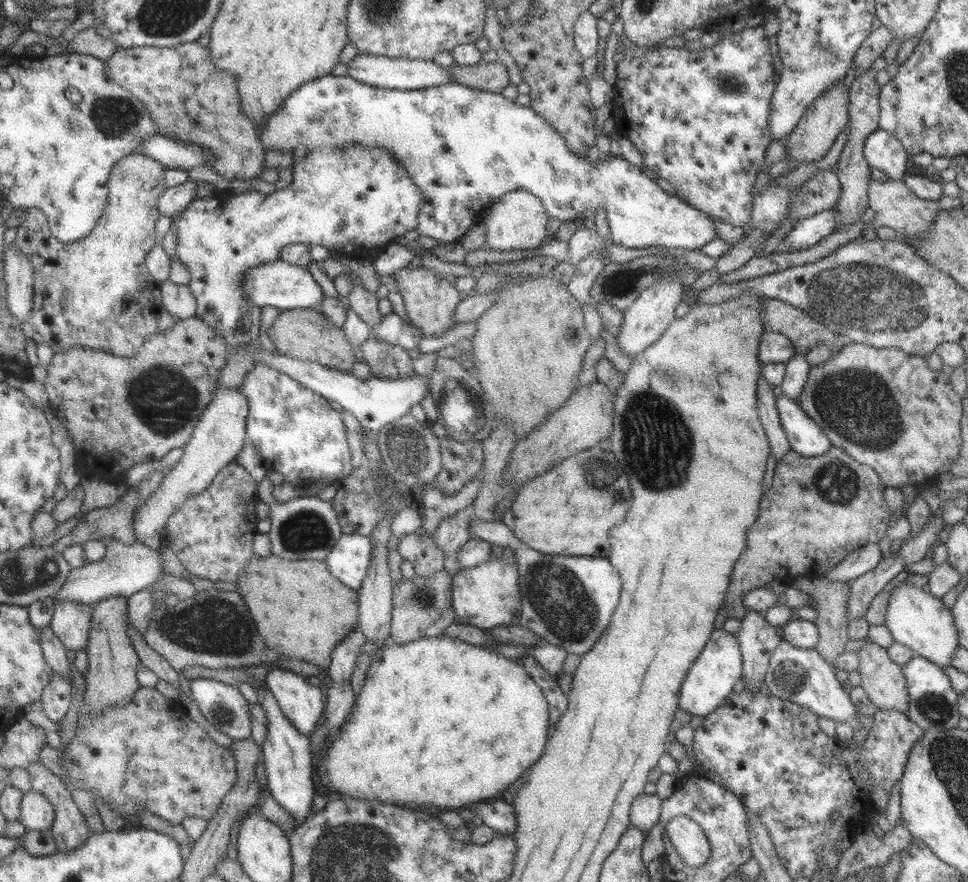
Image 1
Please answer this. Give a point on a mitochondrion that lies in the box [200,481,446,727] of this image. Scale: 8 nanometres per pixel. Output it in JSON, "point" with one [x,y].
{"point":[305,531]}

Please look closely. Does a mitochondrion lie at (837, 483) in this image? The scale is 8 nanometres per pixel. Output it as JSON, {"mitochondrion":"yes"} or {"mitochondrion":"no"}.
{"mitochondrion":"yes"}

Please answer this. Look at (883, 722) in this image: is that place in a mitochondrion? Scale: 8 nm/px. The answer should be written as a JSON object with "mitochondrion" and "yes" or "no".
{"mitochondrion":"no"}

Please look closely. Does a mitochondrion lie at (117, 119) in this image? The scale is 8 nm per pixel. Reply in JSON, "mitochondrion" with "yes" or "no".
{"mitochondrion":"yes"}

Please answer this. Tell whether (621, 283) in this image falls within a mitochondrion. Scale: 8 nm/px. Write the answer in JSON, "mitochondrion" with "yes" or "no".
{"mitochondrion":"yes"}

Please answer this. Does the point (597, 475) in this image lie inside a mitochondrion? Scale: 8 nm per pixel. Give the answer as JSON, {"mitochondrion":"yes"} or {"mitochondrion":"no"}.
{"mitochondrion":"yes"}

